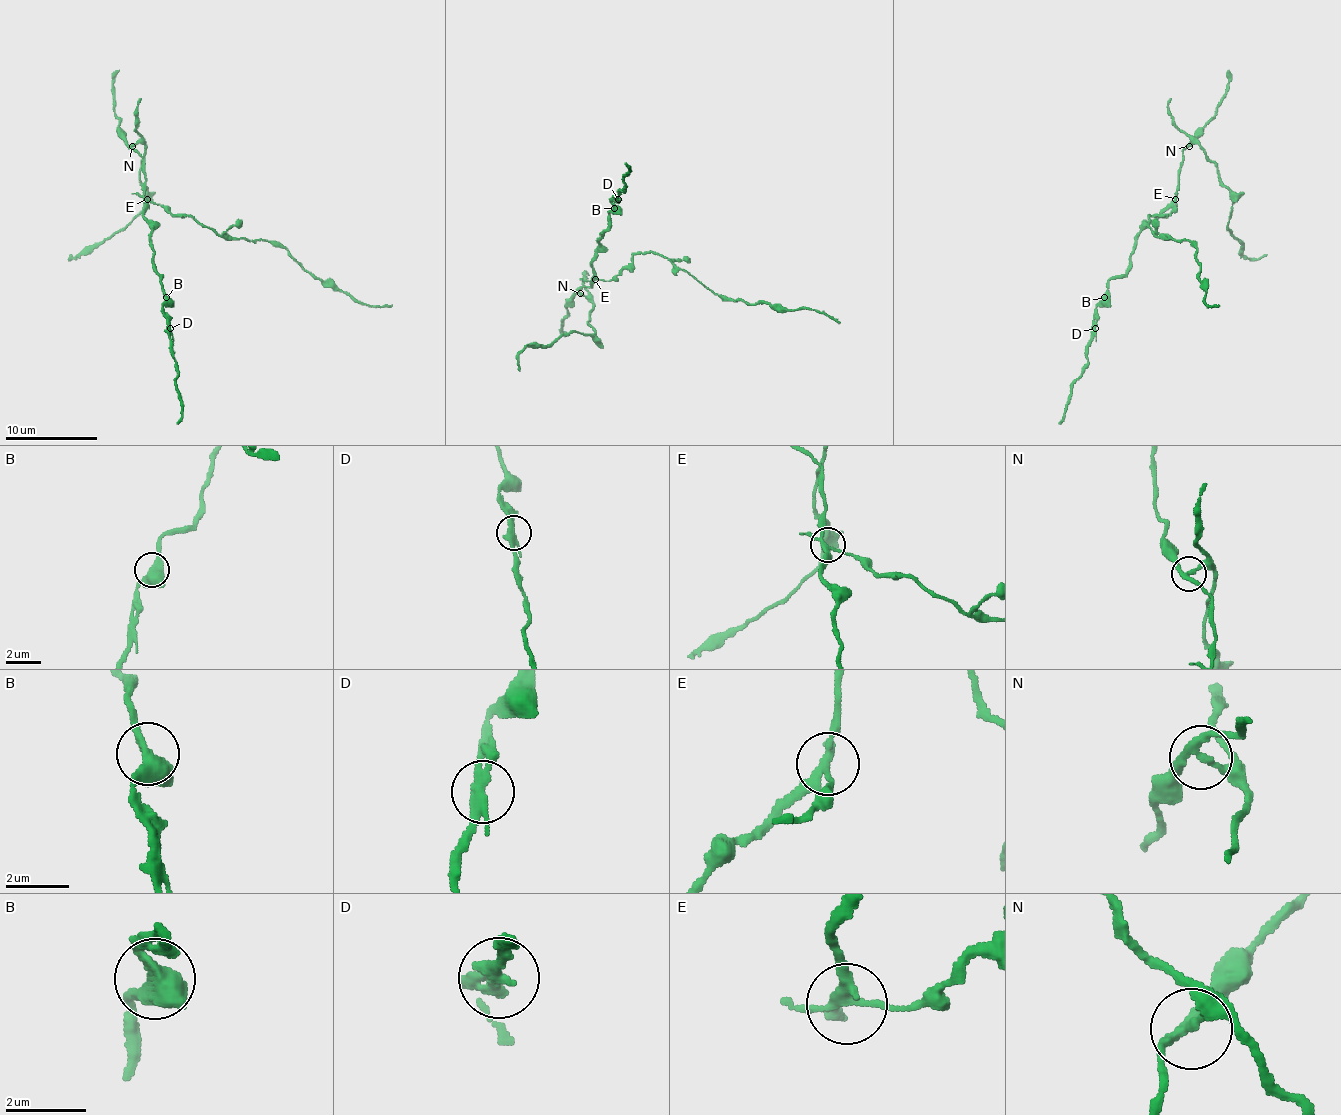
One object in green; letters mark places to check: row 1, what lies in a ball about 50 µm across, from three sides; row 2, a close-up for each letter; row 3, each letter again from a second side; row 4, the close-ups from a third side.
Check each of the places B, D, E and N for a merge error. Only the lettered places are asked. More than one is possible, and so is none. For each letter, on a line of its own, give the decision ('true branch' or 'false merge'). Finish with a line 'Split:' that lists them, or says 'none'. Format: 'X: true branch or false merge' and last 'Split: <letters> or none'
B: true branch
D: true branch
E: false merge
N: false merge
Split: E, N

